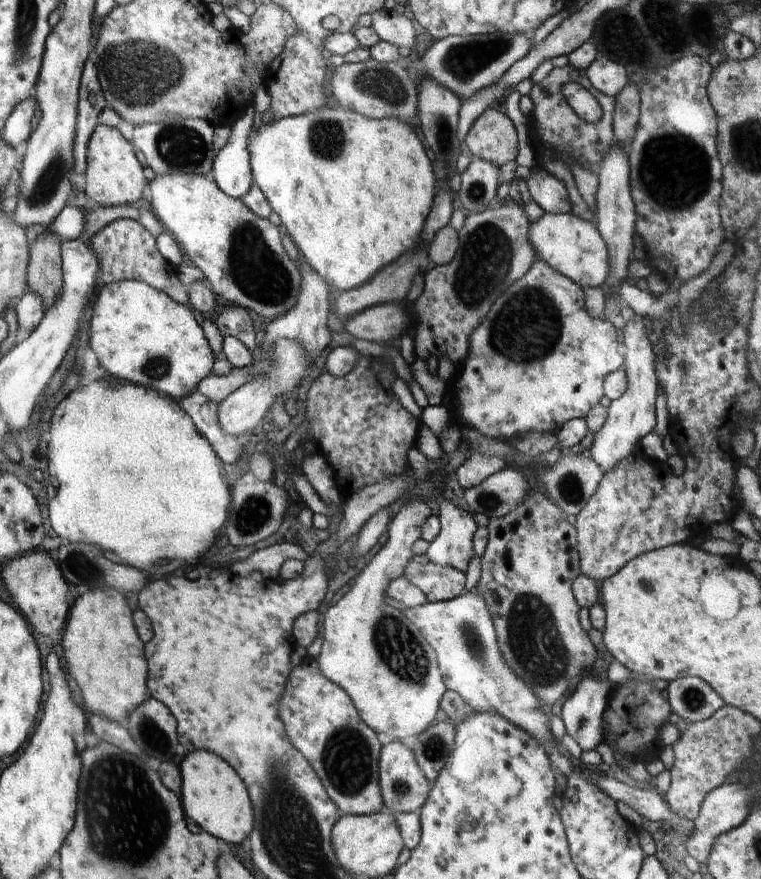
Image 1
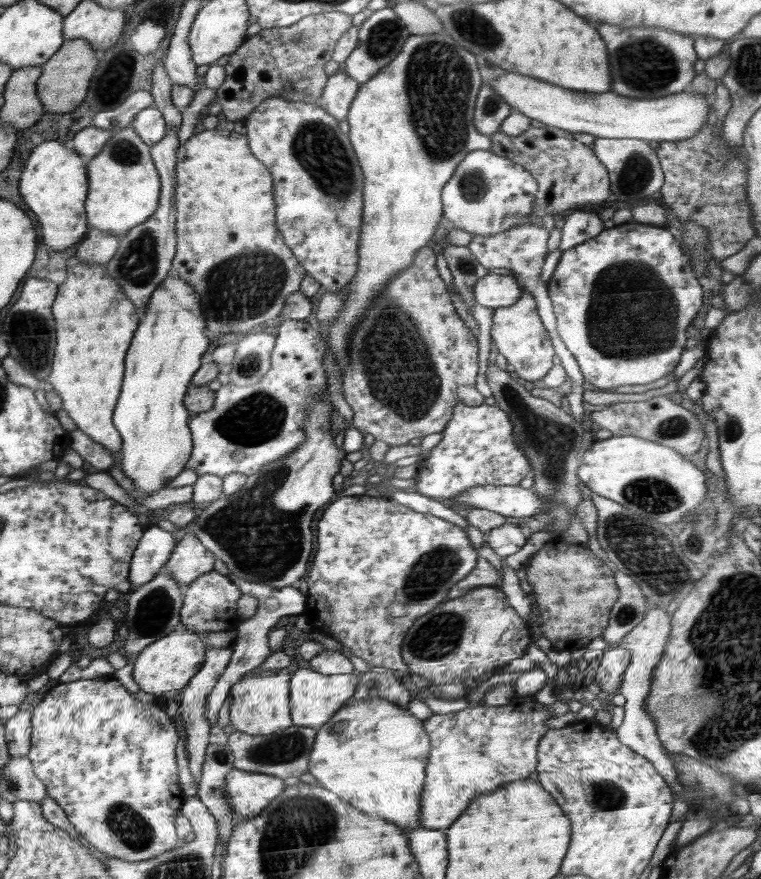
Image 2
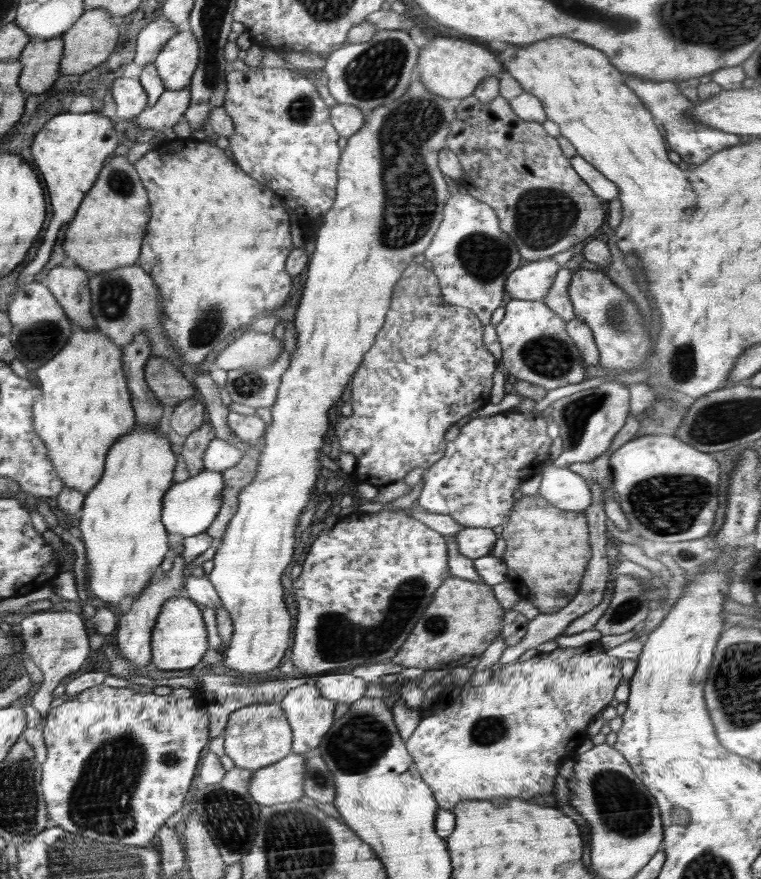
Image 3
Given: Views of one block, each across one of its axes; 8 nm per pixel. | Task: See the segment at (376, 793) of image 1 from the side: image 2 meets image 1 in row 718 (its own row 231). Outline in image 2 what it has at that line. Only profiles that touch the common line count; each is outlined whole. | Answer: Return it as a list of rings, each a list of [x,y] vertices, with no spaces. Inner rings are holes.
[[[268,98],[256,107],[246,120],[246,140],[252,155],[270,170],[274,178],[276,198],[276,226],[284,242],[301,262],[305,274],[312,276],[327,293],[338,293],[352,282],[358,270],[359,240],[362,226],[362,170],[349,142],[349,136],[340,131],[339,120],[316,104],[288,102]]]

